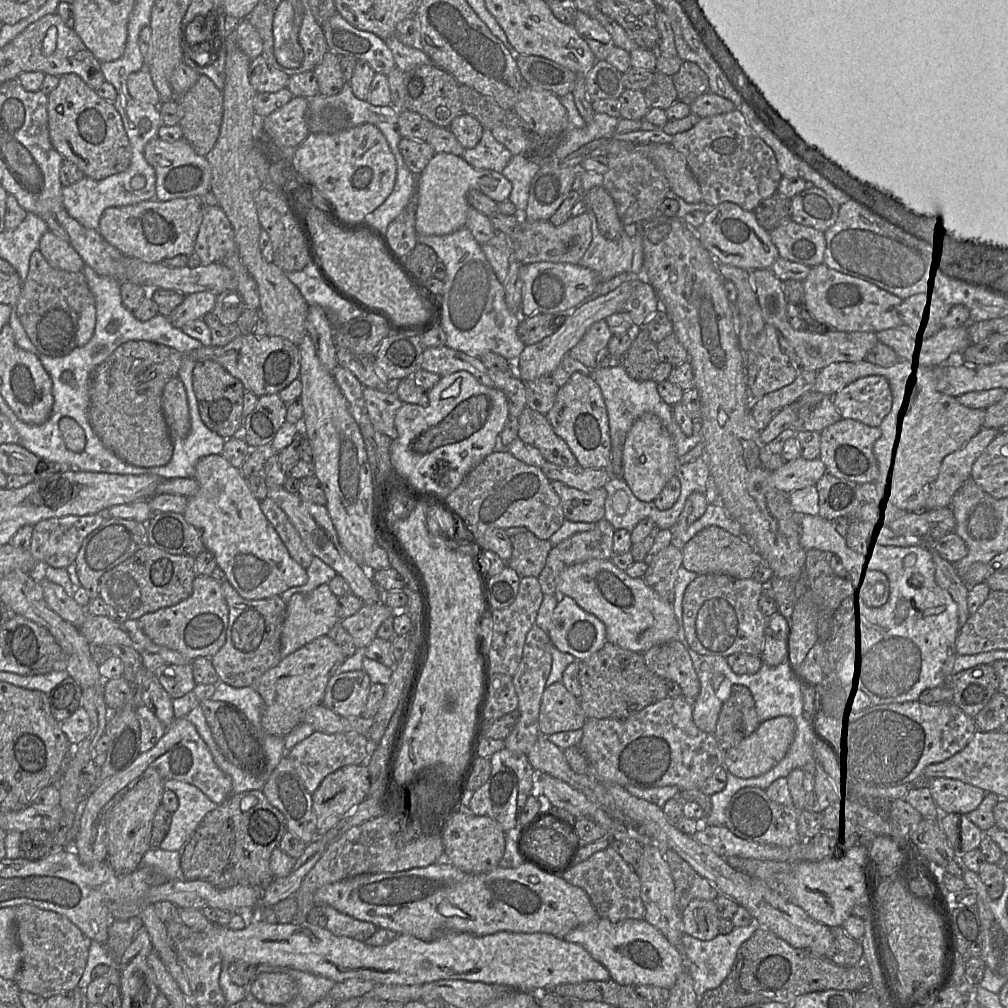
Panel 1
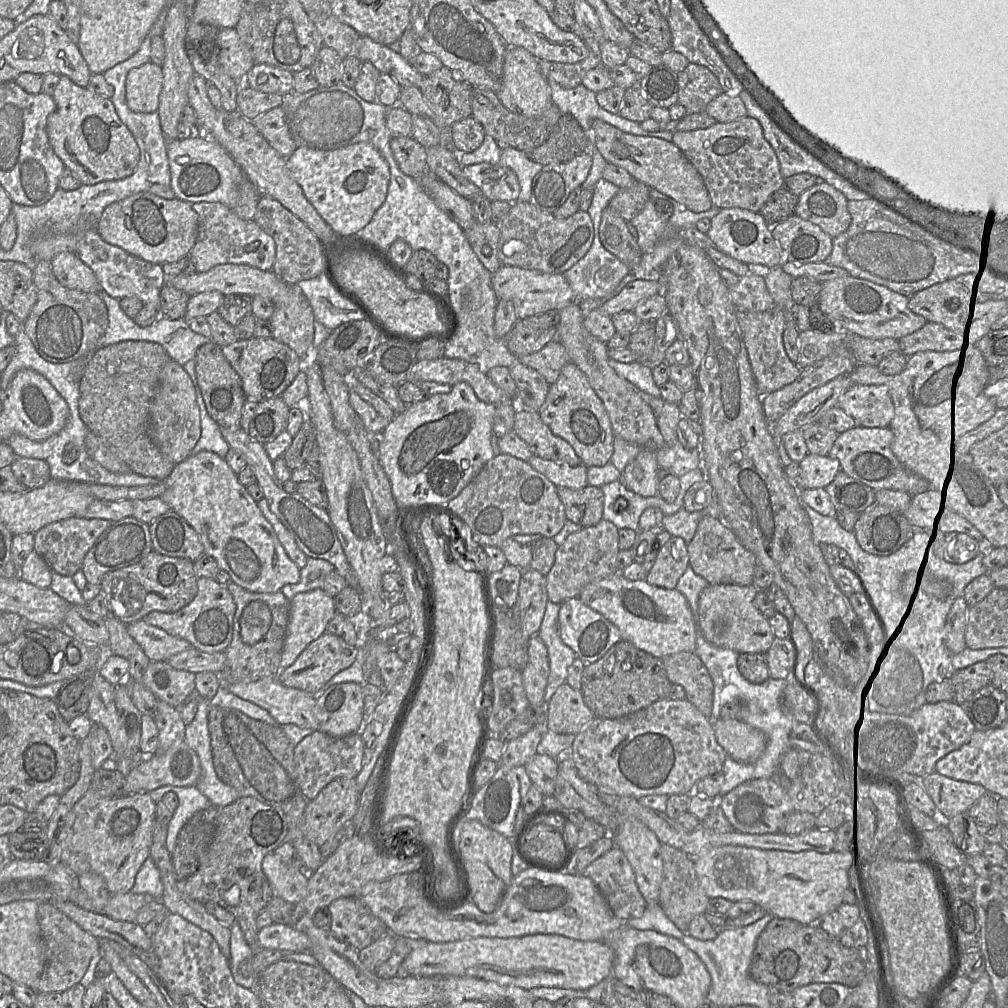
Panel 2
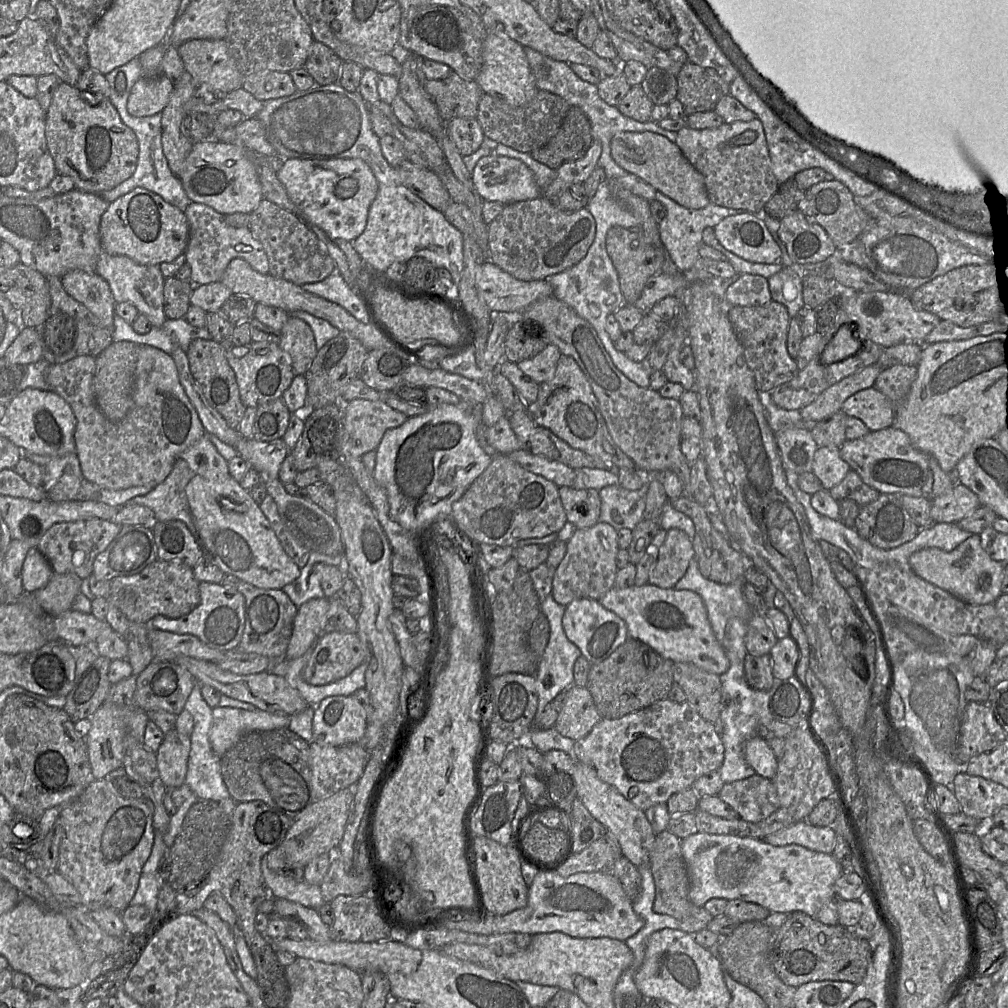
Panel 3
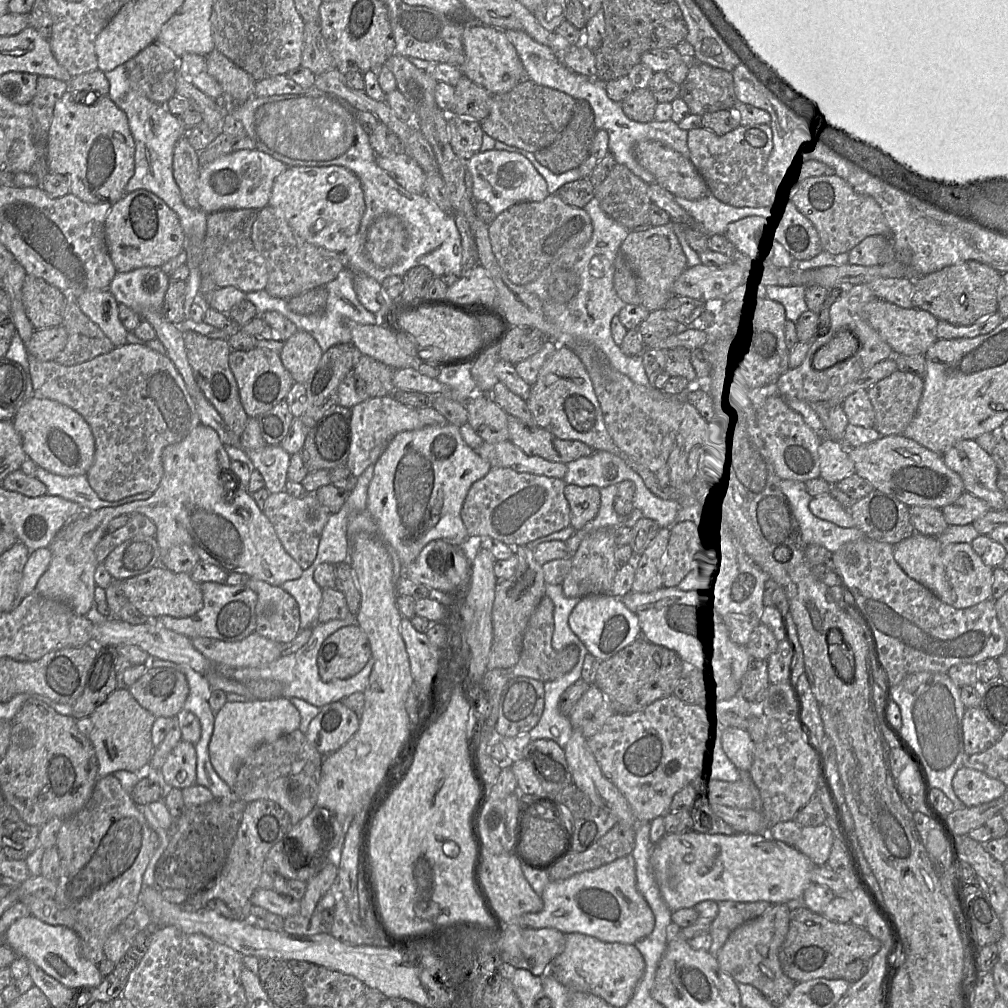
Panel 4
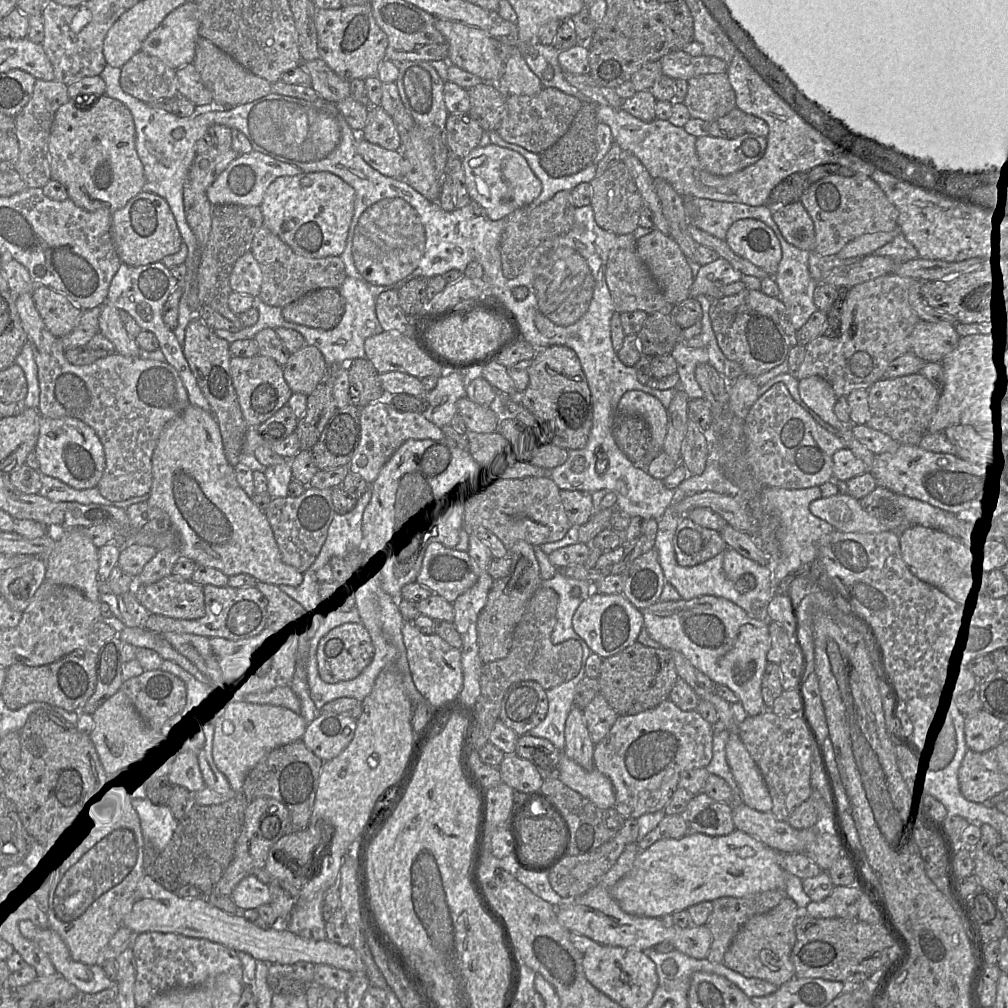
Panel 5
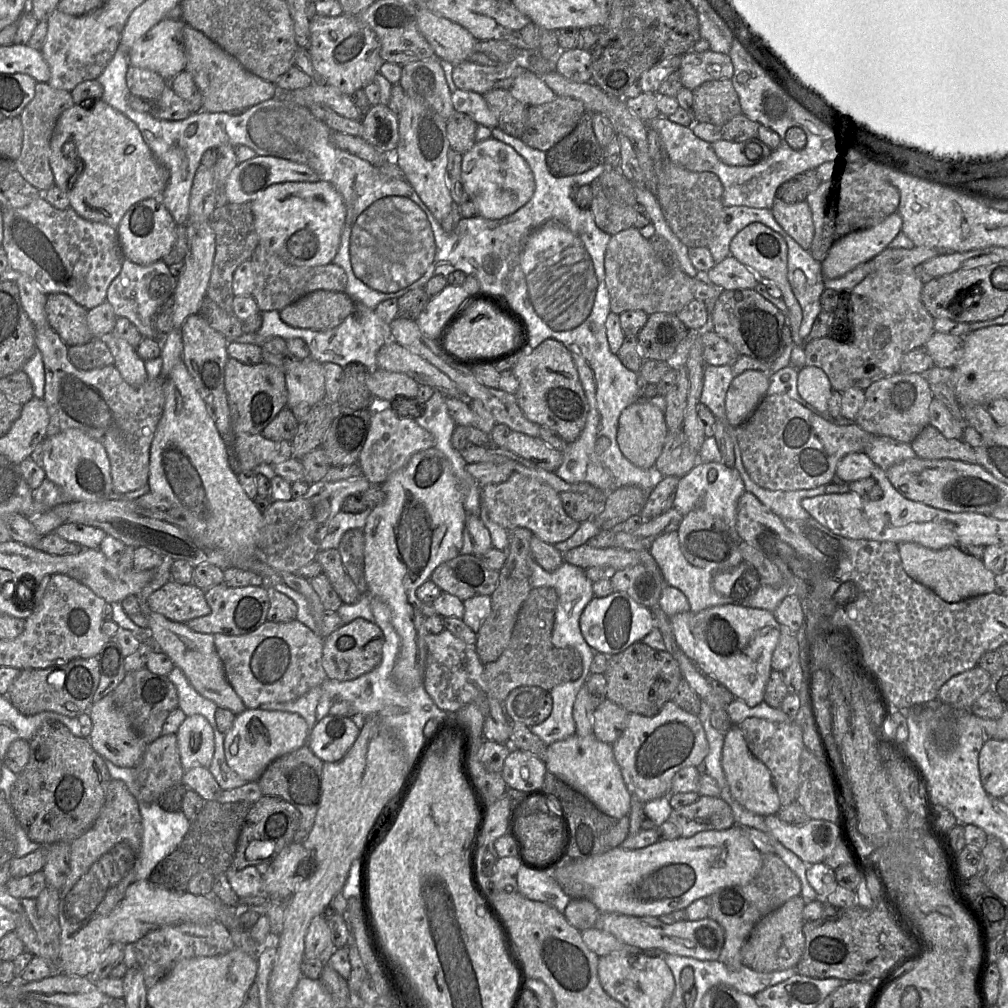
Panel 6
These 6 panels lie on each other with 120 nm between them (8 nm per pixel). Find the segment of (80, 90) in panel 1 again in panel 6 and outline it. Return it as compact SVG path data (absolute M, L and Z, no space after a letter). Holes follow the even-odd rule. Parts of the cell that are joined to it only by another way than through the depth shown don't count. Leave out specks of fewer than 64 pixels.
M102 99L94 101L93 104L89 106L81 107L79 105L74 105L59 116L50 141L49 163L54 175L55 185L67 194L70 207L79 216L88 221L104 223L114 228L117 228L127 210L135 203L148 198L159 198L165 190L170 177L168 169L156 159L144 141L137 125Z

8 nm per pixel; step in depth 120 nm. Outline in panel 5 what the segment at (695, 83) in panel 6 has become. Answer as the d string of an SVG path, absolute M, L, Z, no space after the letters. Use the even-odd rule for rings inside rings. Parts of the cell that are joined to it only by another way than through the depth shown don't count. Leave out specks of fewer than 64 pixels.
M683 51L672 52L660 60L662 74L674 80L690 80L706 74L726 73L728 65L722 60L710 57L692 57Z

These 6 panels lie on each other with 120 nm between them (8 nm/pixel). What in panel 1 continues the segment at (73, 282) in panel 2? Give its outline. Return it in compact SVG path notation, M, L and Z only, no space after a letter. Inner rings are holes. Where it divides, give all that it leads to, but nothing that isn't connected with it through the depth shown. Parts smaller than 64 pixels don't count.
M52 231L42 236L39 249L52 267L68 272L83 272L85 264L79 253Z

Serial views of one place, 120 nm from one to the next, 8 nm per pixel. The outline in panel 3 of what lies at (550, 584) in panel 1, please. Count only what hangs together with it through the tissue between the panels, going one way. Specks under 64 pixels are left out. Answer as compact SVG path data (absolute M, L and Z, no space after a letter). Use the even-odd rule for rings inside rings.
M597 522L595 525L585 529L576 529L567 541L566 554L555 569L552 582L554 600L563 606L567 606L573 600L589 598L599 600L610 589L615 587L615 579L618 571L616 556L619 550L618 532L605 522Z

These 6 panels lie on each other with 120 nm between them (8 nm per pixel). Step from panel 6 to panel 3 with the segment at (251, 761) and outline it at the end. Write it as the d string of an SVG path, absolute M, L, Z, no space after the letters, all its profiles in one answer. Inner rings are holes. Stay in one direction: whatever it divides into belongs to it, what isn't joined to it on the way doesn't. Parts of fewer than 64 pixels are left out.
M213 708L209 742L212 751L221 757L247 733L288 728L290 716L256 709Z

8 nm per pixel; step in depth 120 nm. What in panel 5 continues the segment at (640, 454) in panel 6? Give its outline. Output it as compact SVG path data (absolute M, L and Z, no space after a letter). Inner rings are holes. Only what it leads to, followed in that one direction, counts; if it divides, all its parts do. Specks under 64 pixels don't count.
M627 391L618 403L619 414L643 419L650 430L655 445L655 457L662 451L668 429L668 412L654 396L638 391Z

